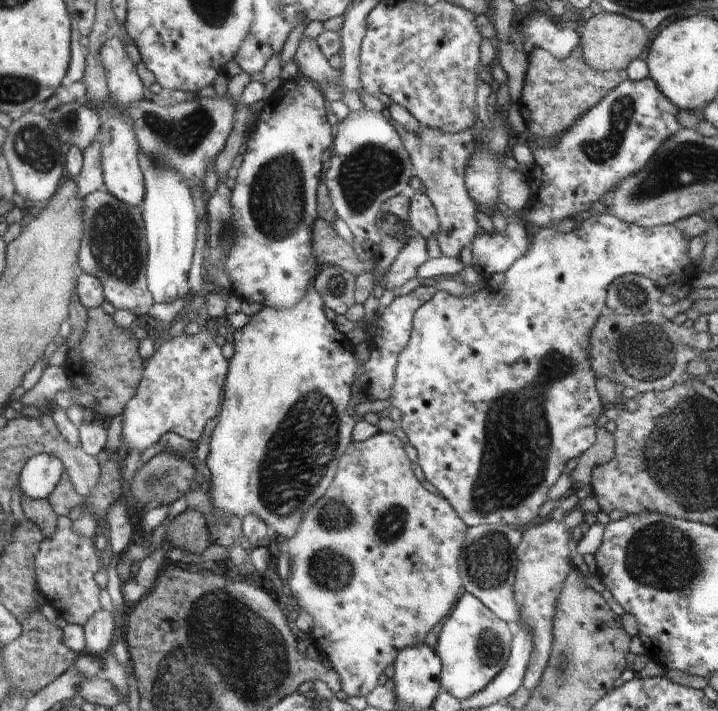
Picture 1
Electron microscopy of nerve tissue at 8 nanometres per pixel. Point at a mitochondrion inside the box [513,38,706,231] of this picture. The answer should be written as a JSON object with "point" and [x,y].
{"point":[602,148]}

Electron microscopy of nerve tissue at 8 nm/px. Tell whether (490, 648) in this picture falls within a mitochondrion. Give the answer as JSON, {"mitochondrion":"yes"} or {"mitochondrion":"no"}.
{"mitochondrion":"yes"}

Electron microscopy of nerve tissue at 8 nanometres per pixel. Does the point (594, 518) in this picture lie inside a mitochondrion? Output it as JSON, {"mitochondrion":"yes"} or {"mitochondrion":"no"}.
{"mitochondrion":"no"}

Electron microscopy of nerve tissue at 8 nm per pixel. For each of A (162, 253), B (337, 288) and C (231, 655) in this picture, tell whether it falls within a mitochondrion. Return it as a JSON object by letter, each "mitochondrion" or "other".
{"A":"mitochondrion","B":"mitochondrion","C":"mitochondrion"}

